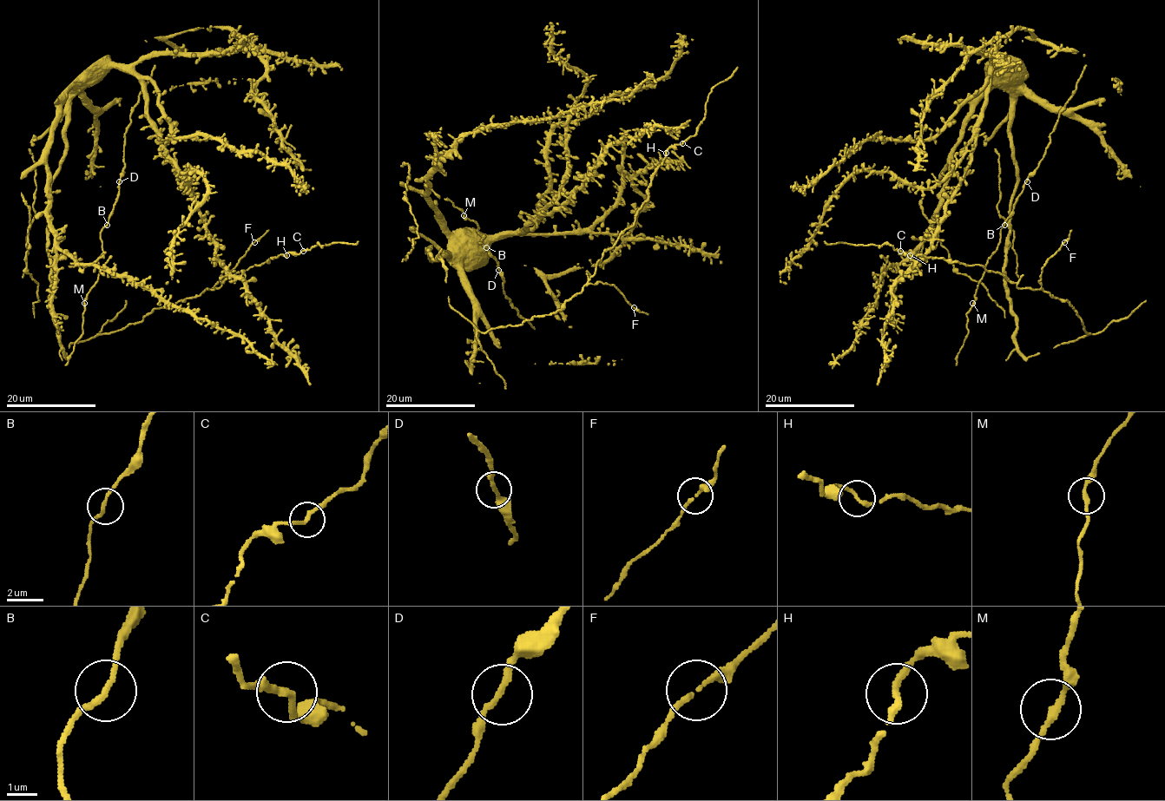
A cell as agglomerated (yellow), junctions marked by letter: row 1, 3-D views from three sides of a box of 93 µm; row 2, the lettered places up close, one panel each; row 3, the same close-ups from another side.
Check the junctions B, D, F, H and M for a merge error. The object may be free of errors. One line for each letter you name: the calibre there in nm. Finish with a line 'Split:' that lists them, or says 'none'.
Split: none

